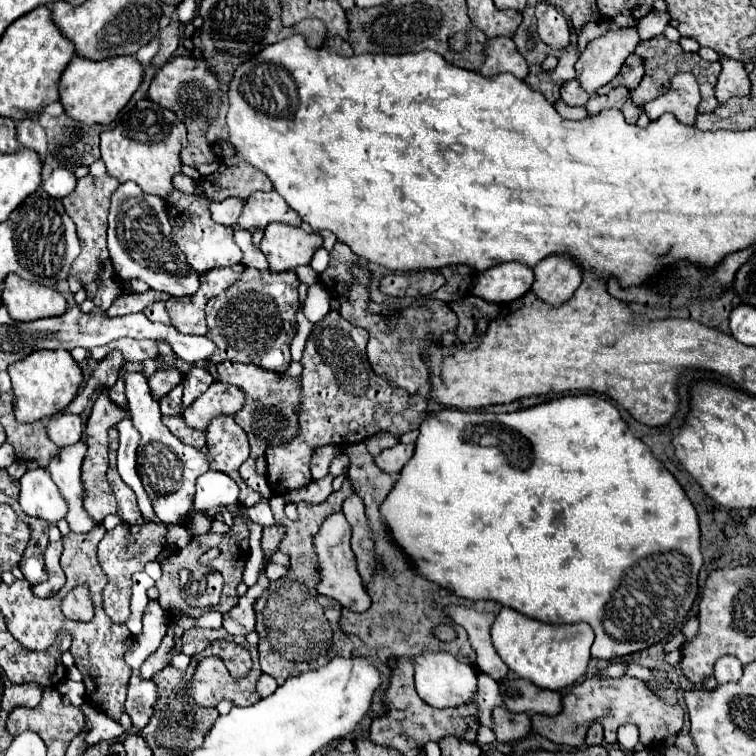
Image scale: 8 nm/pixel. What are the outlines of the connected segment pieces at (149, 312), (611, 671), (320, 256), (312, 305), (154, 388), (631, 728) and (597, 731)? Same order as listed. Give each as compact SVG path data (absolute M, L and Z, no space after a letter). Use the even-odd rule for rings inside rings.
M157 301L155 304L149 304L149 306L143 310L143 314L145 314L149 320L153 320L153 322L171 324L171 320L169 320L169 314L167 314L164 302Z
M613 662L609 668L605 668L599 676L601 678L605 678L605 676L613 676L613 678L619 678L619 676L623 676L625 672L627 672L627 668L629 668L629 664L627 662Z
M321 248L319 252L315 252L313 260L311 260L311 268L317 272L317 274L323 274L329 266L329 252L325 248Z
M315 284L309 288L309 296L305 300L303 312L307 320L311 320L313 324L319 322L329 312L329 292L321 284Z
M177 368L173 370L157 370L151 378L149 378L149 386L151 386L151 394L155 400L161 400L163 396L169 394L169 390L173 386L177 386L181 382L181 374Z
M623 724L619 728L619 746L627 752L633 752L635 750L635 744L639 742L639 732L637 732L637 726L635 724Z
M597 722L589 728L587 732L587 738L585 738L585 746L599 746L603 742L603 726L599 726Z

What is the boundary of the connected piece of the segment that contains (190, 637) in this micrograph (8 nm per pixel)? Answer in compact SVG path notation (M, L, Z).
M191 628L183 634L181 642L183 642L183 648L181 652L187 654L187 656L195 656L199 652L203 652L213 640L217 638L227 638L227 632L221 628L221 630L207 630L207 628Z

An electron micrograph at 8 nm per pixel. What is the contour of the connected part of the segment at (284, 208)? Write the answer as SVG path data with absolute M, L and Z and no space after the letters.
M275 190L251 194L243 206L241 216L237 218L239 228L263 230L271 222L301 226L301 218L295 214L295 210L289 208L289 204Z

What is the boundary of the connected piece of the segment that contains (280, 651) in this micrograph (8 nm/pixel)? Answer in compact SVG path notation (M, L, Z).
M345 480L339 492L333 492L325 502L321 504L309 504L299 502L299 520L291 522L283 514L283 496L275 496L269 500L269 506L273 510L275 522L287 528L285 538L279 544L279 550L289 556L291 564L283 578L269 584L269 588L263 592L261 598L255 602L255 614L257 614L257 634L259 634L259 660L265 674L273 676L279 684L283 684L289 676L297 676L301 672L313 670L329 660L329 648L331 648L331 626L325 620L325 610L317 602L317 584L321 582L321 574L317 568L317 554L313 546L313 538L321 528L321 522L329 516L341 510L341 504L345 498L353 494L351 484Z

